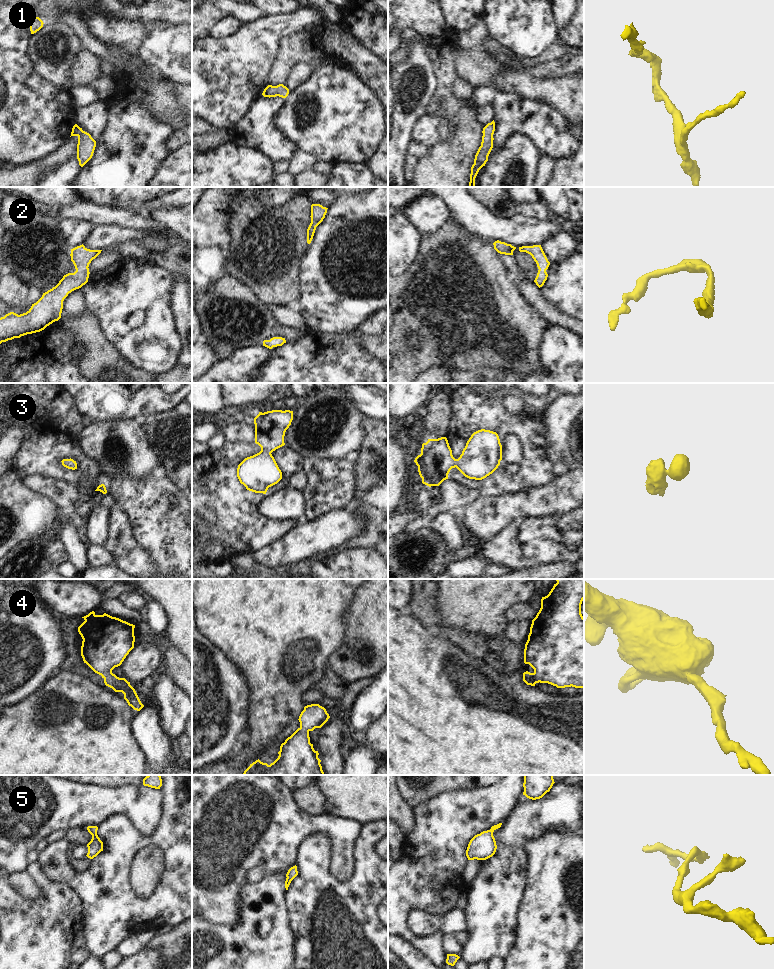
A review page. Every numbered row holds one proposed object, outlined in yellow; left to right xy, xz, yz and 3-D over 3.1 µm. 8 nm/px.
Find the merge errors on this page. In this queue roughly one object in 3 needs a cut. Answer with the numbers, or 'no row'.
no row

